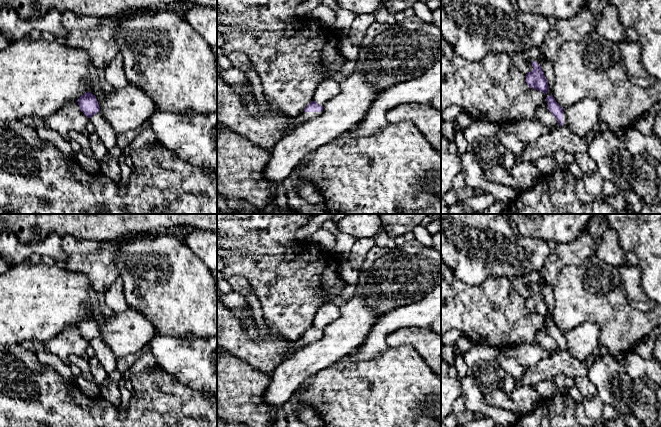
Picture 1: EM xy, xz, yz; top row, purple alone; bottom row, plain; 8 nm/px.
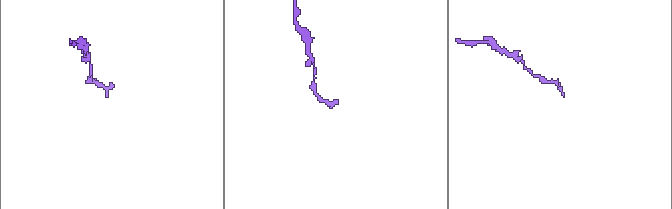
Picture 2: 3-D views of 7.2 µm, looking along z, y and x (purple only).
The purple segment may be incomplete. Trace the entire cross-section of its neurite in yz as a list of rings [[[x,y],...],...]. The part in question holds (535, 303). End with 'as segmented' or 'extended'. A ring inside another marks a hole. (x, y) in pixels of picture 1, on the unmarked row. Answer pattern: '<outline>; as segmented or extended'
[[[536,285],[532,287],[532,290],[533,294],[526,298],[526,307],[530,312],[539,314],[545,319],[549,310],[542,291]]]; as segmented

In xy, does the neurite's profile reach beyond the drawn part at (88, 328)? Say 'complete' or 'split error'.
complete

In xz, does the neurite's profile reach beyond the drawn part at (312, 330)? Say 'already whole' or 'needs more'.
needs more

